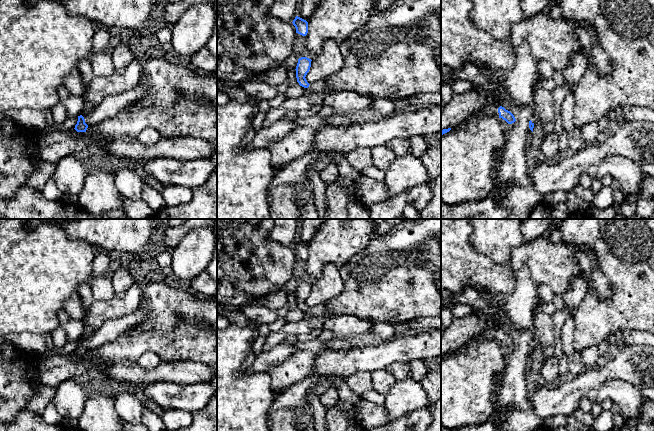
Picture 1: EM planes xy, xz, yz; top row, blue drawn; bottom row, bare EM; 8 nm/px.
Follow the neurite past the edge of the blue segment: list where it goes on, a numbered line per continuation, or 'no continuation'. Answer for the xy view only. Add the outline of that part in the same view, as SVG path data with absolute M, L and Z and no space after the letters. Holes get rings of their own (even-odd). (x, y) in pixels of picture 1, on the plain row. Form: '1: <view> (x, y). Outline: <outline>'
1: xy (111, 329). Outline: M143 301L135 312L105 321L89 340L84 341L85 347L92 350L115 340L121 333L138 325L147 313L147 309L147 304Z

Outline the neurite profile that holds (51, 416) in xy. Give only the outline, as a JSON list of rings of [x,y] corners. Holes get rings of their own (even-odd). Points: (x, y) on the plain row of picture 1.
[[[50,403],[42,414],[44,421],[50,425],[63,424],[64,418],[58,413],[57,409]]]

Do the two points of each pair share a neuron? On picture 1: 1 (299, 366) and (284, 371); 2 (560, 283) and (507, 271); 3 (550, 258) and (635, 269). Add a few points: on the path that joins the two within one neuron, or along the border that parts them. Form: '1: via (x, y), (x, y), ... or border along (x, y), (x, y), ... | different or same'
1: via (295, 368), (288, 371) | same
2: via (547, 270), (538, 261), (520, 261) | same
3: border along (585, 246), (591, 251), (599, 269), (610, 284) | different

